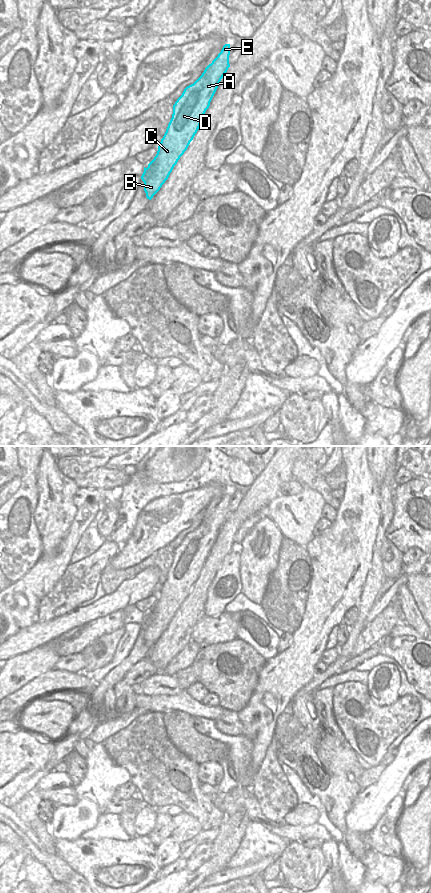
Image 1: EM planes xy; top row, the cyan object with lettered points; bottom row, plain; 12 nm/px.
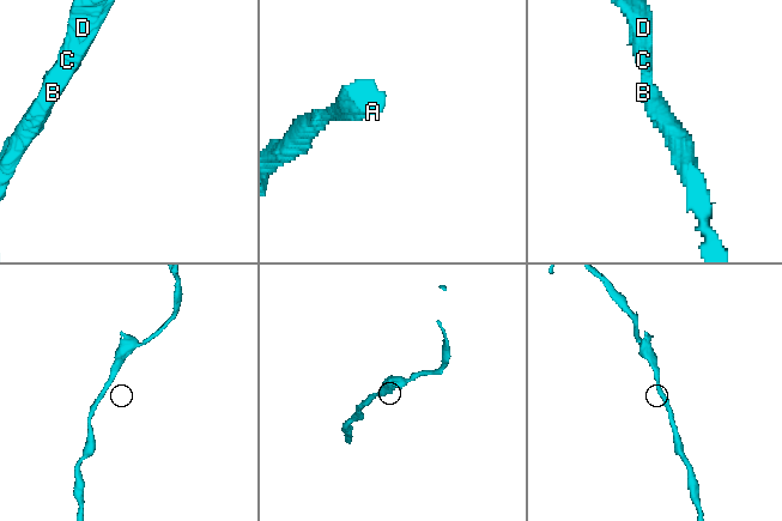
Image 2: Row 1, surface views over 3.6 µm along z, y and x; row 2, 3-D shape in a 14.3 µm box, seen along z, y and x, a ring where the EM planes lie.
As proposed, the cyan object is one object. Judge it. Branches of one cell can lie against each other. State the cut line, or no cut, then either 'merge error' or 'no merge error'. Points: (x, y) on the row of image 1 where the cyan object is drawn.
no cut | no merge error

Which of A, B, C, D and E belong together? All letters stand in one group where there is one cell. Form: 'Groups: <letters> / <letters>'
Groups: A B C D E

